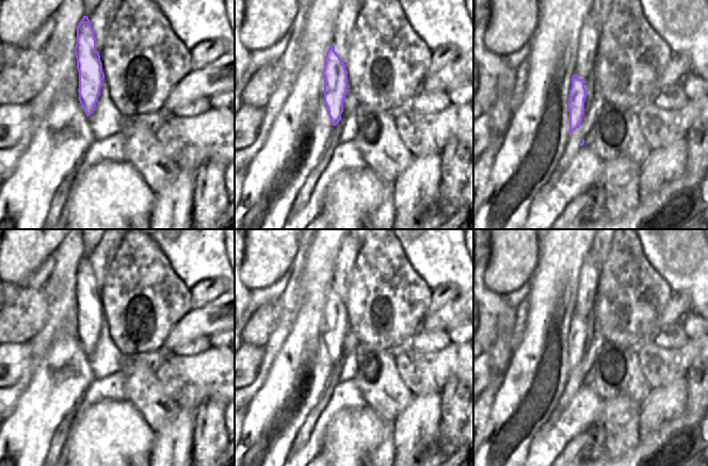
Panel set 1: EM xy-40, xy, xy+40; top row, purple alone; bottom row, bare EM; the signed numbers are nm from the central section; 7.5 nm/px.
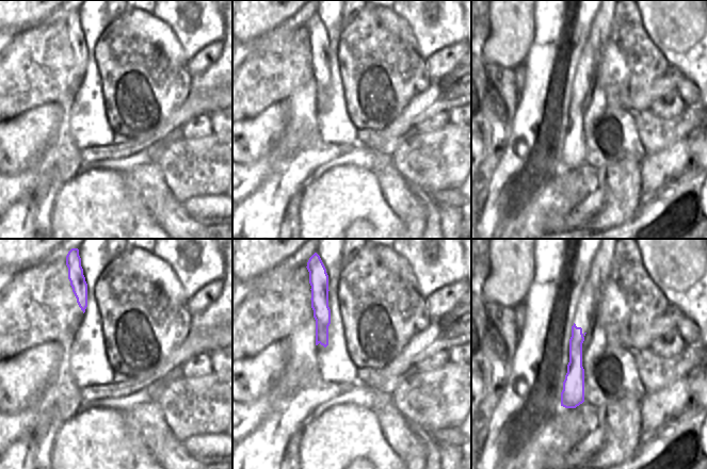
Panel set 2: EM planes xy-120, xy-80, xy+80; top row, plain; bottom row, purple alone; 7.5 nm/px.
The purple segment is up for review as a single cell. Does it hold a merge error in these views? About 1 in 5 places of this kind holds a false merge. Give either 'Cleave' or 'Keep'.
Keep

